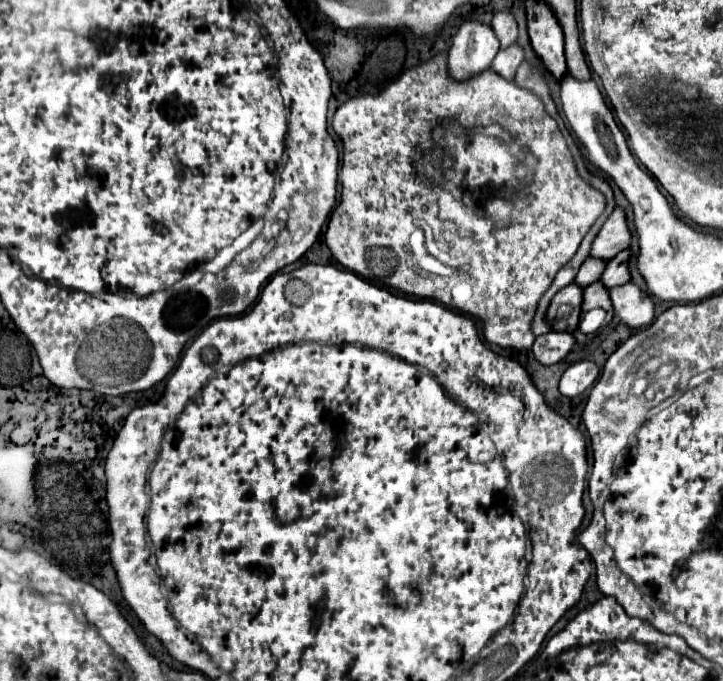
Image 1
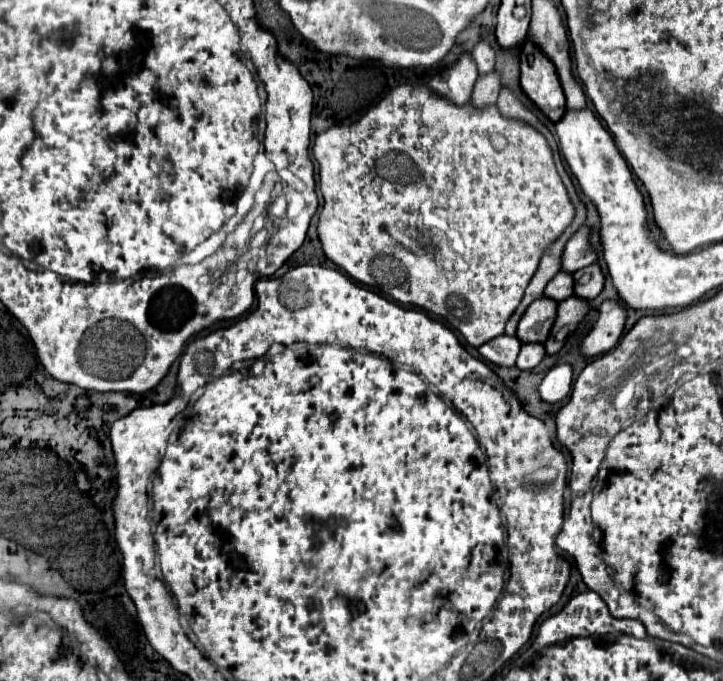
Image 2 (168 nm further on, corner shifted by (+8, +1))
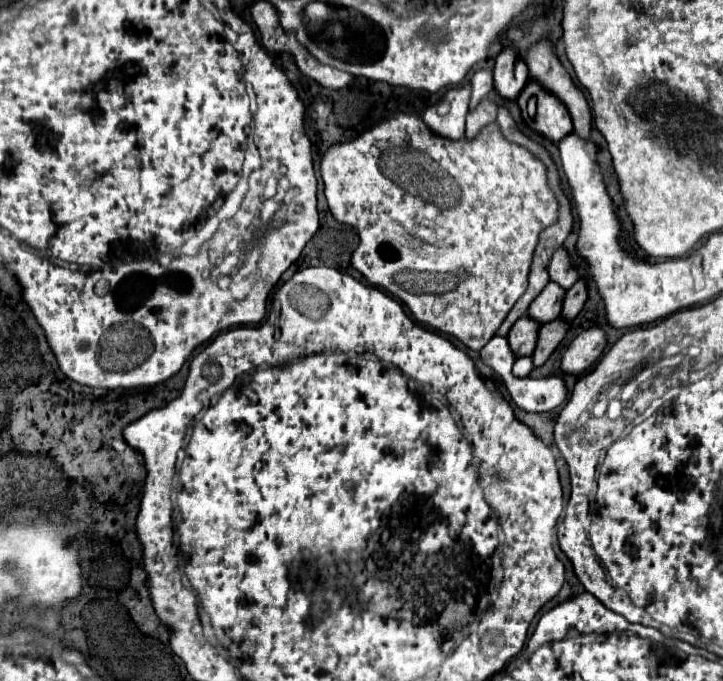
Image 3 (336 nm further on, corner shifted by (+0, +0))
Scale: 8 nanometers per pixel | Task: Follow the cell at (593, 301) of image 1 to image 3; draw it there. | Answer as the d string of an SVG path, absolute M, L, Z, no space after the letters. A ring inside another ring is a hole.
M558 317L552 323L544 323L540 327L540 339L538 339L536 351L532 353L536 367L540 367L540 365L544 365L548 361L548 357L554 353L554 349L566 337L568 329L570 329L570 321L566 321L564 317Z

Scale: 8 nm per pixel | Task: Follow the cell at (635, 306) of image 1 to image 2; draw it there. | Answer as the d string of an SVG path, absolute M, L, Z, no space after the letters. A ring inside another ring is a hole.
M606 300L600 306L600 314L598 314L598 320L594 322L592 330L580 342L582 356L592 358L592 356L600 356L604 352L610 352L622 336L624 320L626 320L626 310L620 308L612 300Z

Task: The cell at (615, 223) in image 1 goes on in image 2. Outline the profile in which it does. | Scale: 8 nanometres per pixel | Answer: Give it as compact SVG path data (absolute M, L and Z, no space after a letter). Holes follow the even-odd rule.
M582 226L578 232L574 232L566 246L564 246L564 254L562 254L562 272L574 274L576 270L590 266L596 262L596 252L590 248L588 242L588 226Z

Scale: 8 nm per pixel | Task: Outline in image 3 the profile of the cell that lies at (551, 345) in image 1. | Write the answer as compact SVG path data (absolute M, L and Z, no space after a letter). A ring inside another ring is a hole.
M520 357L520 359L516 359L516 363L514 363L514 375L516 377L528 377L530 375L530 371L534 369L534 363L532 363L532 357Z

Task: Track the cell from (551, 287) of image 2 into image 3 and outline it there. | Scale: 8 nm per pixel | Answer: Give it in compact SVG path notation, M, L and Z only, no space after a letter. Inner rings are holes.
M548 283L544 287L544 291L532 301L532 305L528 309L528 315L534 317L540 323L548 323L548 321L560 317L564 295L566 295L566 291L562 291L560 285Z

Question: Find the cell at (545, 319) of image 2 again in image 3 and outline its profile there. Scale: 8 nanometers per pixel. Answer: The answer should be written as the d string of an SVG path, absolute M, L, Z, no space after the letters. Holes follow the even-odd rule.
M528 315L514 323L512 331L508 333L508 341L510 341L510 347L516 353L516 357L534 353L536 343L538 343L538 331L540 331L540 323L532 317L528 319Z

